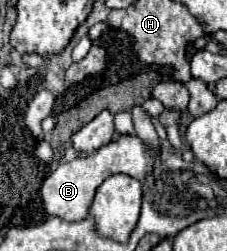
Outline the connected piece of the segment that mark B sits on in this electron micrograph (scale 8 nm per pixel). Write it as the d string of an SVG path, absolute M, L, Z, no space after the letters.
M116 134L108 144L98 148L94 154L78 156L72 162L62 162L40 188L40 196L44 200L44 210L50 216L62 216L62 220L84 220L90 210L90 200L94 200L94 192L102 180L112 174L128 174L136 180L144 180L148 172L152 172L156 164L156 154L136 136L136 134Z

